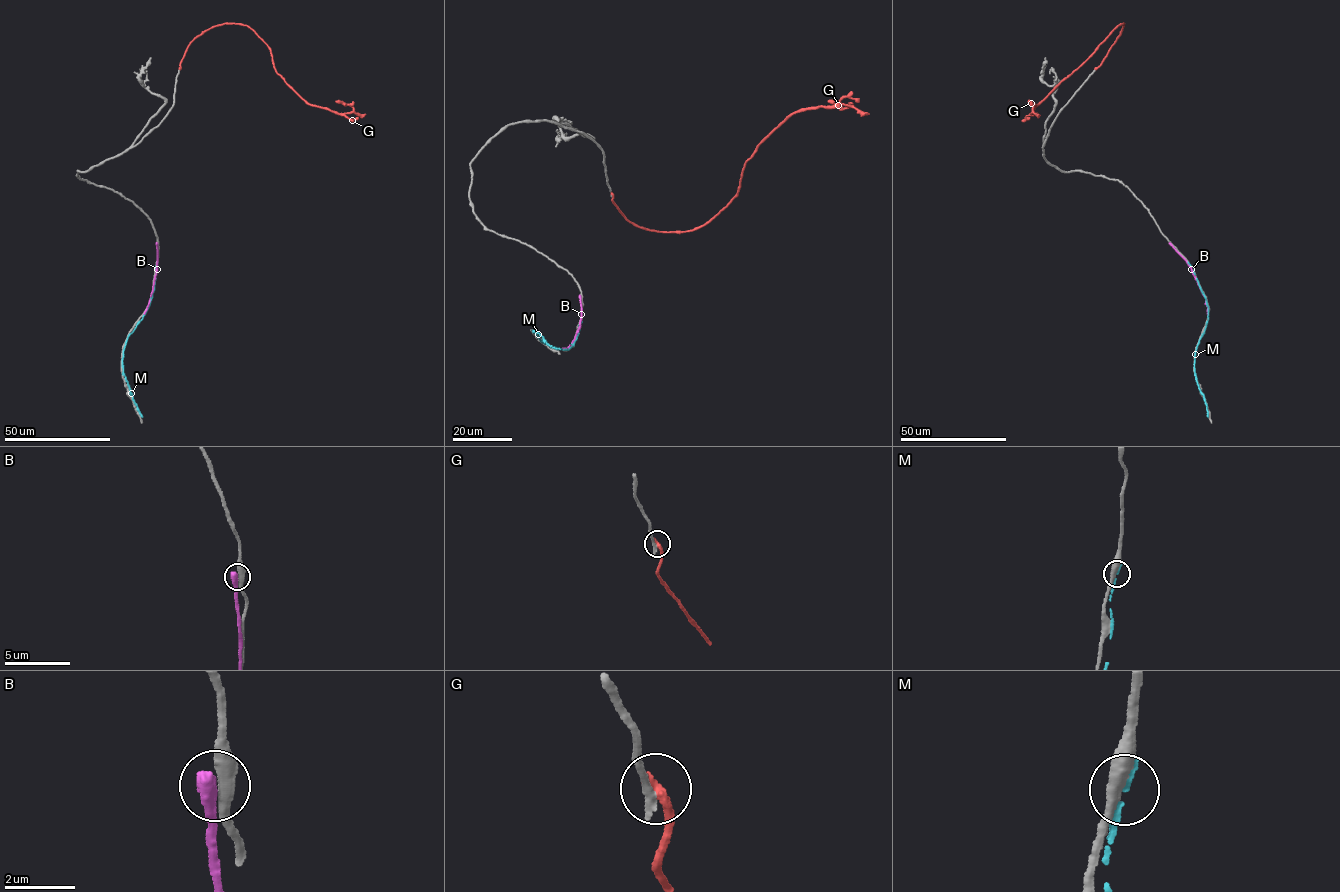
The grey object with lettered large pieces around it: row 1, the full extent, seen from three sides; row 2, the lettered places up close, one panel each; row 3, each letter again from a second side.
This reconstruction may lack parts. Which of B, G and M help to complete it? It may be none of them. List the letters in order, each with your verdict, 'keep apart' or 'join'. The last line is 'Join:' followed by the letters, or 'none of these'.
B: keep apart
G: keep apart
M: keep apart
Join: none of these

